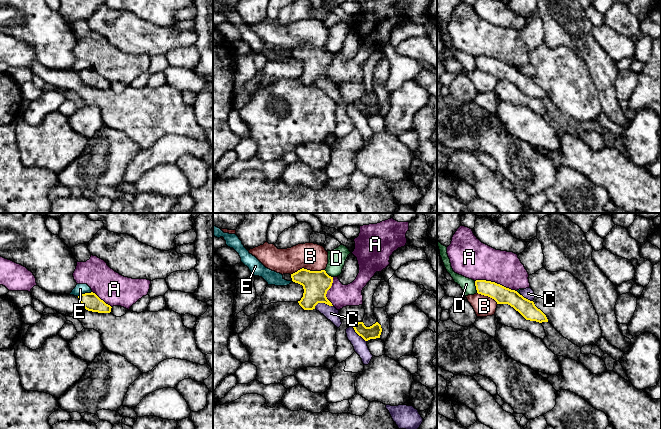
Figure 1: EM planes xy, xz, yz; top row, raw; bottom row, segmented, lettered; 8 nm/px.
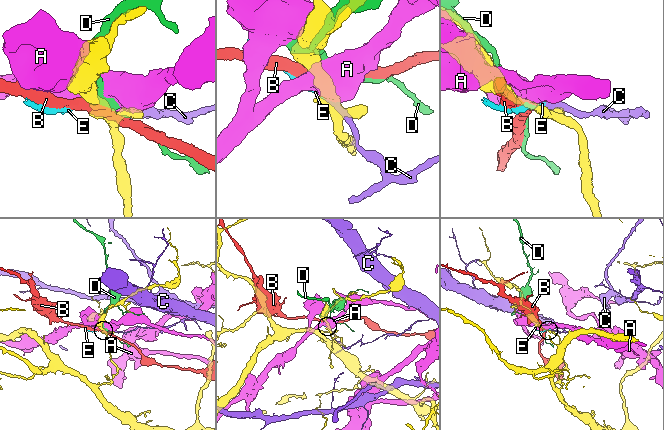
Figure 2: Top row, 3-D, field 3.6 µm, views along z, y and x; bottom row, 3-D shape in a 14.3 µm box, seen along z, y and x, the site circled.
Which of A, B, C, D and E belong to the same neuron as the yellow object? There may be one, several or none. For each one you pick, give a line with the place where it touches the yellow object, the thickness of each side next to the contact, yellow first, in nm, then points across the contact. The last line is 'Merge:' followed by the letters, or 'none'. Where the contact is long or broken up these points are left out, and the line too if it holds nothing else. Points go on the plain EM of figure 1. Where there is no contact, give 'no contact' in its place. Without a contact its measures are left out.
Merge: none

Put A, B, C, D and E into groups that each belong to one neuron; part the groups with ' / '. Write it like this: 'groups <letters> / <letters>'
groups A / B / C E / D

